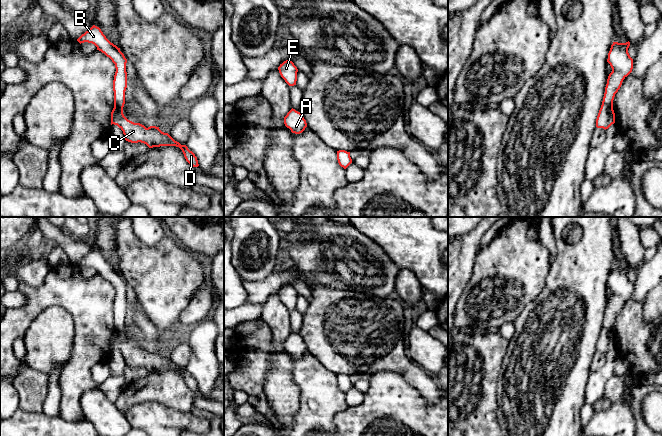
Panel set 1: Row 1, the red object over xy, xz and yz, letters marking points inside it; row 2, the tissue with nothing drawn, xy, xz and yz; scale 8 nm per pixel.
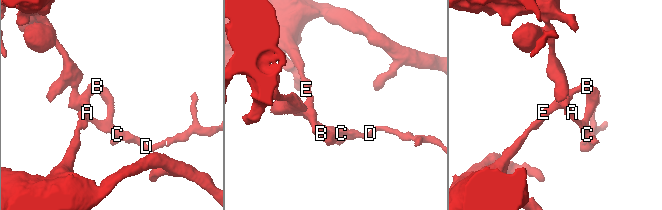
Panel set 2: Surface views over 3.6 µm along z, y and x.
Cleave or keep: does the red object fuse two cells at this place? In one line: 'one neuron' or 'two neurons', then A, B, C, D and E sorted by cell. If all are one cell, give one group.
two neurons | A C D / B E

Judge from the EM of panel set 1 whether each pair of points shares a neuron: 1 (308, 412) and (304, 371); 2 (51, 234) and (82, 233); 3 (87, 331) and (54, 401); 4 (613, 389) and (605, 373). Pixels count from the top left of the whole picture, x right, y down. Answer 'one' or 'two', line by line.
1: one
2: two
3: two
4: two

